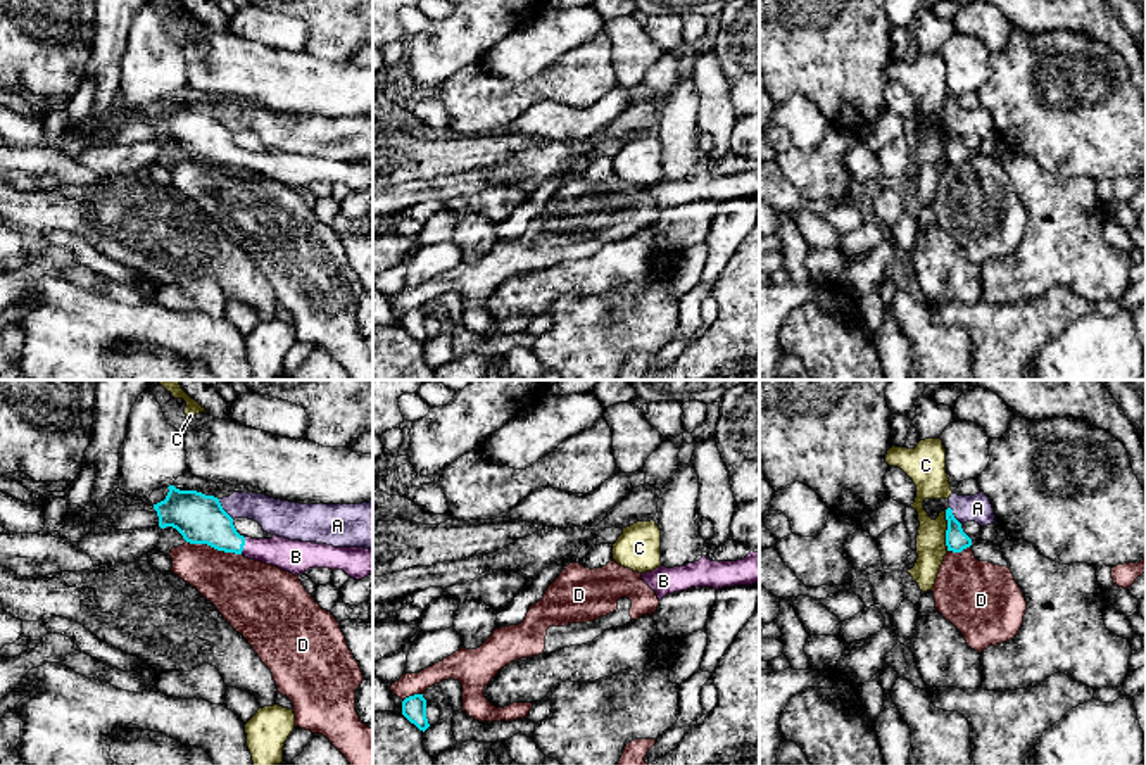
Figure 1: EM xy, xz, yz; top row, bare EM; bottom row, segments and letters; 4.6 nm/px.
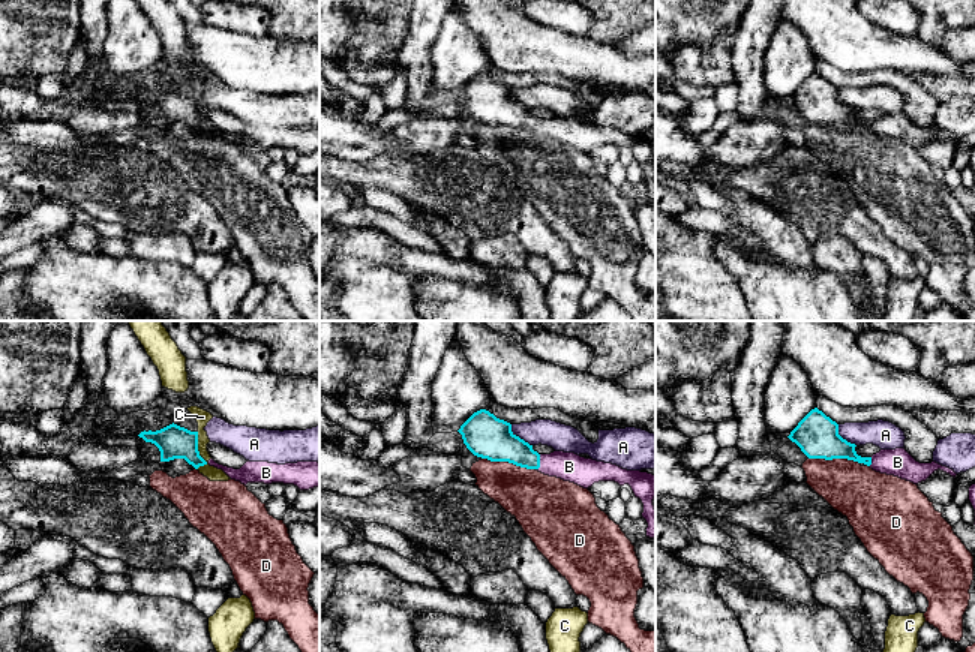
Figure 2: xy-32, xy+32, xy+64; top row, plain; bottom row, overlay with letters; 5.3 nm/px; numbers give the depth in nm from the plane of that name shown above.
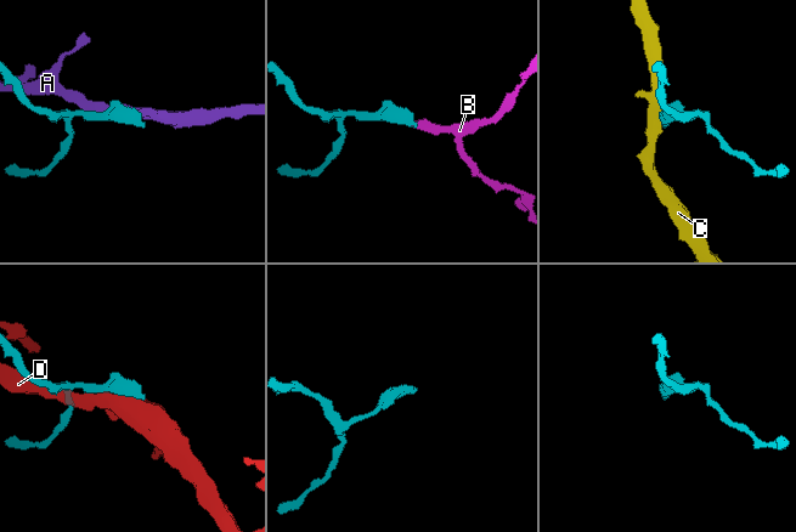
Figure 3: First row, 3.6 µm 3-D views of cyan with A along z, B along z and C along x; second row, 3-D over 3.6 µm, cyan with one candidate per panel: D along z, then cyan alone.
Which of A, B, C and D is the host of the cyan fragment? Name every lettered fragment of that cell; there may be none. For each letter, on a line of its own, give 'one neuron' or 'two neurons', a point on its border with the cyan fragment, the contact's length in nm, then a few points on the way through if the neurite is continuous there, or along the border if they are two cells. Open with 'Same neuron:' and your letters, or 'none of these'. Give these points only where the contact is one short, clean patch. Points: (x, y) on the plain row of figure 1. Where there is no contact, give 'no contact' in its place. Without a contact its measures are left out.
Same neuron: B
A: two neurons | xy (223, 123) | 120 nm
B: one neuron | xy (244, 158) | 80 nm | across xy (201, 132), (226, 152), (244, 158), (295, 170)
C: two neurons | yz (946, 144) | 190 nm | along yz (944, 123), (948, 163)
D: two neurons | xy (214, 161) | 260 nm

